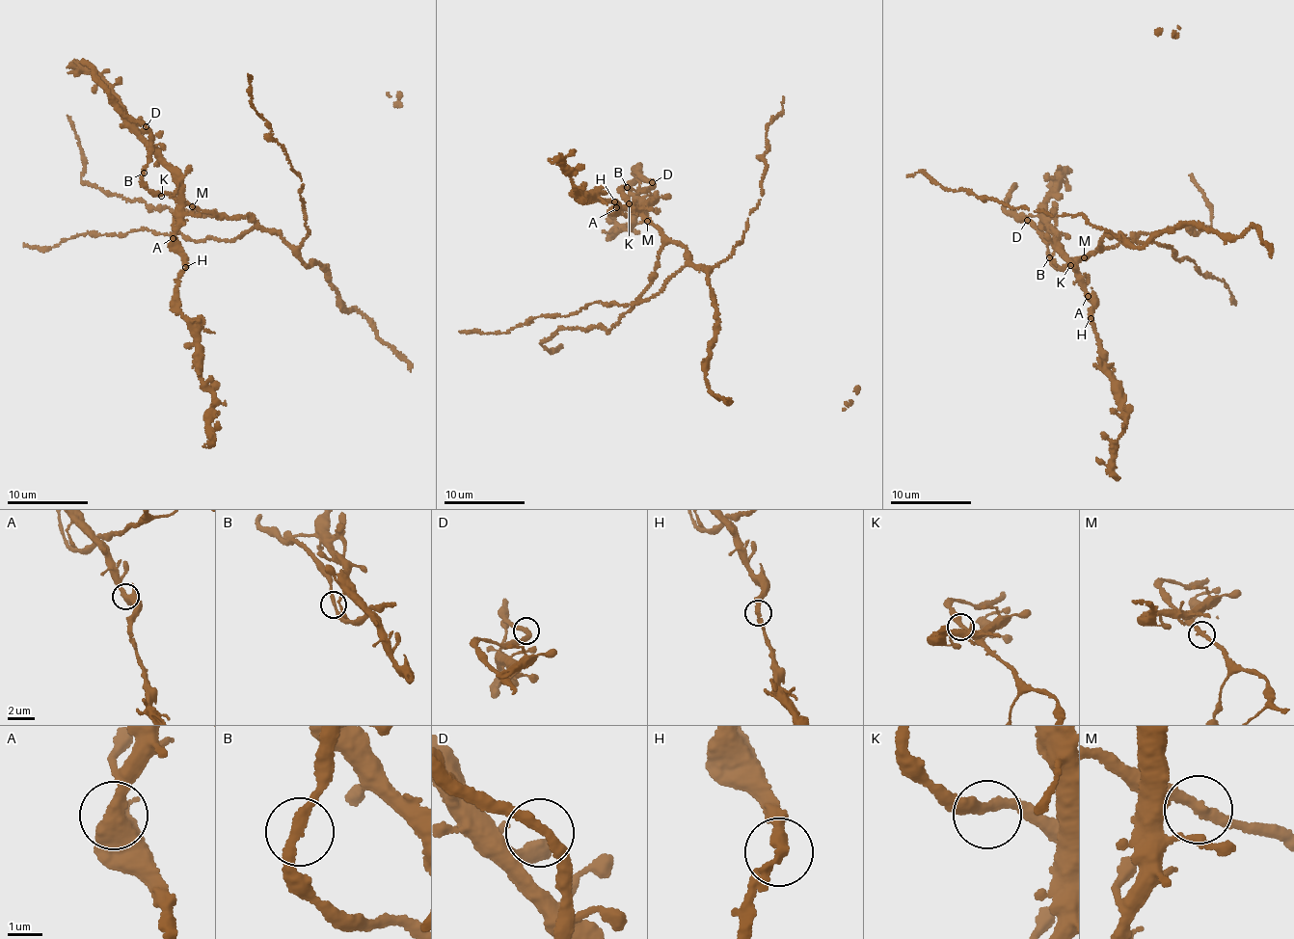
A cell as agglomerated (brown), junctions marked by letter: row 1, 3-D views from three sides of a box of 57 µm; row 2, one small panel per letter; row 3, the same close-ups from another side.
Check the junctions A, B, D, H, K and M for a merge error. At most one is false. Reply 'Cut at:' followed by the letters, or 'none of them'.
Cut at: none of them

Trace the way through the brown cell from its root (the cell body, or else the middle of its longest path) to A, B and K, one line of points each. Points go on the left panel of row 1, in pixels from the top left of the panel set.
A: (234, 216), (203, 212), (181, 202), (173, 237)
B: (234, 216), (203, 212), (171, 194), (150, 190), (144, 181), (144, 173)
K: (234, 216), (203, 212), (167, 195), (161, 196)

